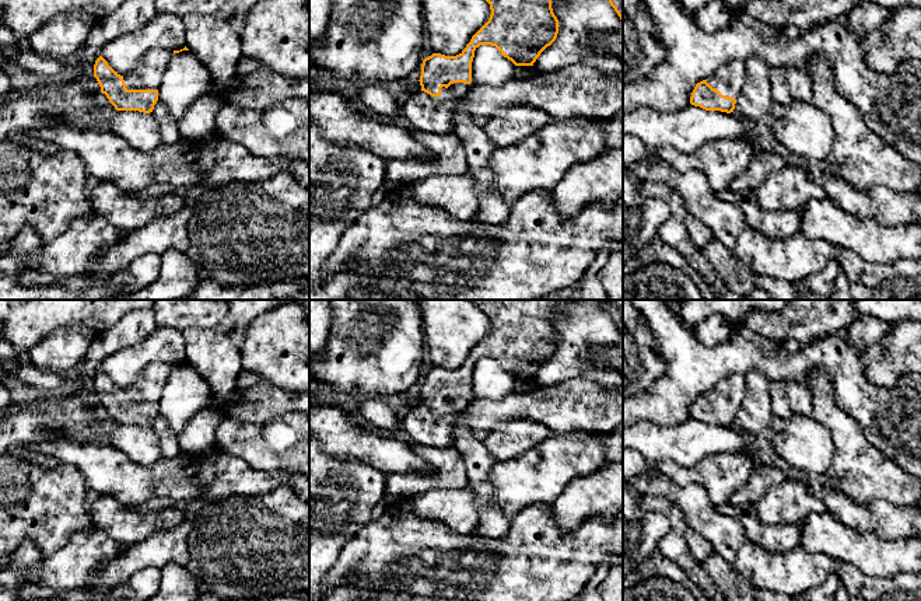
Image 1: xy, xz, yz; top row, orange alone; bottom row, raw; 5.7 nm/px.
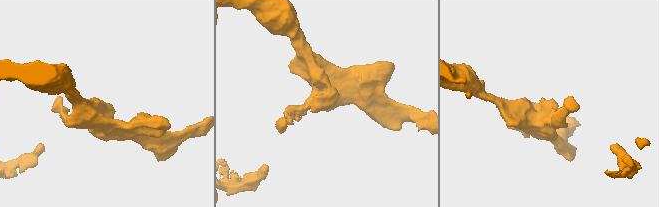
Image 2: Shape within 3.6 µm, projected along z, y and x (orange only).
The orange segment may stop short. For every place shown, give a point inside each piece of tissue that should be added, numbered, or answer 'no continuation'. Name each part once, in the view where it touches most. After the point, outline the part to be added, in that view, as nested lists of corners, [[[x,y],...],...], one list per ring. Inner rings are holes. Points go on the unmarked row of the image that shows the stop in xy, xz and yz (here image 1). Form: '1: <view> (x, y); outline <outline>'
1: xy (149, 385); outline [[[153,361],[130,387],[118,388],[123,391],[127,403],[158,403],[172,370],[171,363]]]

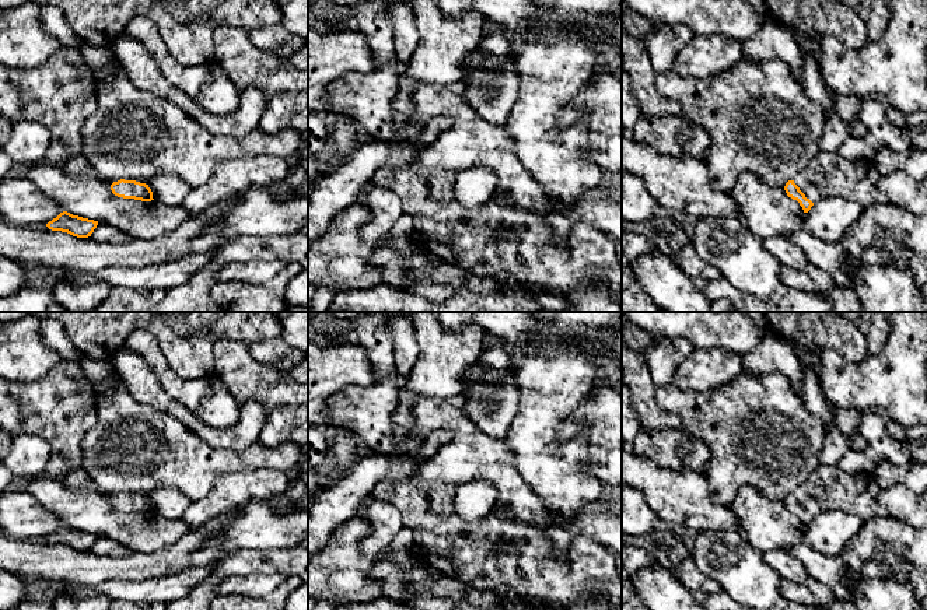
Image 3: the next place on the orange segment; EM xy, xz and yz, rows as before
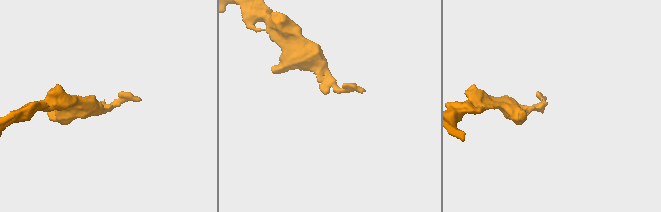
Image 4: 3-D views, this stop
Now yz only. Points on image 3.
1: yz (828, 488); outline [[[819,463],[793,494],[812,516],[825,511],[844,511],[867,519],[888,516],[878,502],[881,490],[874,476],[851,476],[837,464]]]

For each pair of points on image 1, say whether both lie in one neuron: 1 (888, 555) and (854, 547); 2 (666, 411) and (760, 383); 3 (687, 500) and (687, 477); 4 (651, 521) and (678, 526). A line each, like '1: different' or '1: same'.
1: same
2: different
3: different
4: different

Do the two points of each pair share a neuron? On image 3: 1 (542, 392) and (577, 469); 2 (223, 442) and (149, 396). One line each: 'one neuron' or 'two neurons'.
1: one neuron
2: one neuron

